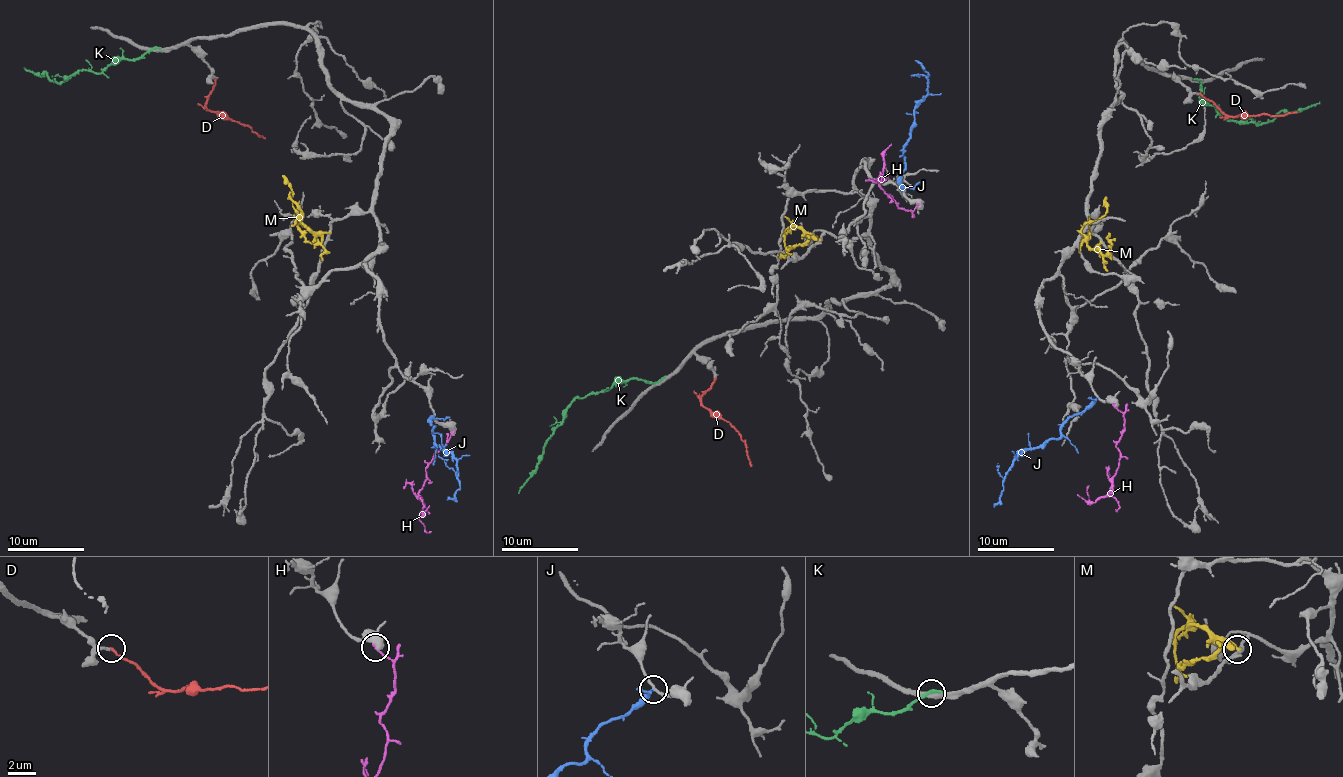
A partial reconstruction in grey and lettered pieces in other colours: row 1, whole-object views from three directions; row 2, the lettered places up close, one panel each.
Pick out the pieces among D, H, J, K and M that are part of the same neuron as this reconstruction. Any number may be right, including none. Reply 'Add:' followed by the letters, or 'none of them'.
Add: D

